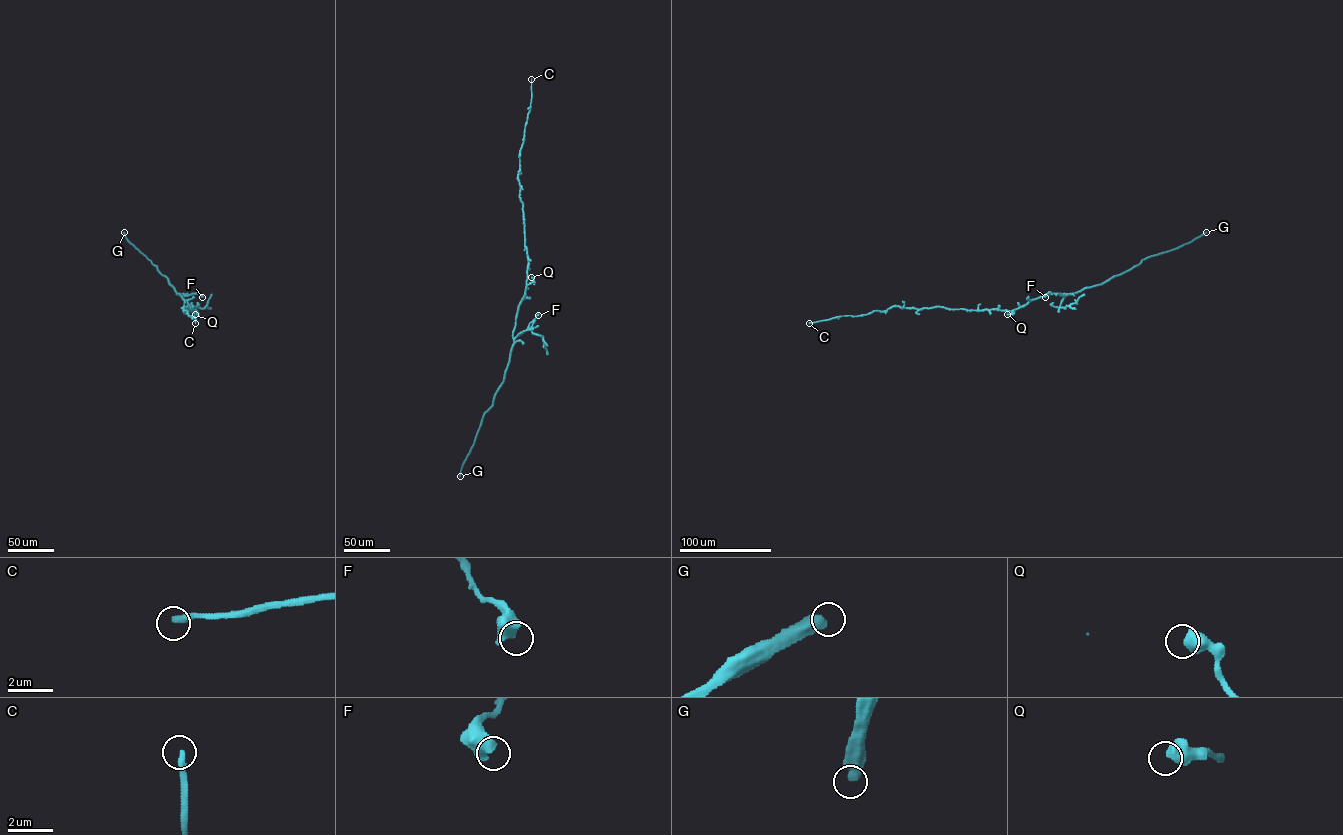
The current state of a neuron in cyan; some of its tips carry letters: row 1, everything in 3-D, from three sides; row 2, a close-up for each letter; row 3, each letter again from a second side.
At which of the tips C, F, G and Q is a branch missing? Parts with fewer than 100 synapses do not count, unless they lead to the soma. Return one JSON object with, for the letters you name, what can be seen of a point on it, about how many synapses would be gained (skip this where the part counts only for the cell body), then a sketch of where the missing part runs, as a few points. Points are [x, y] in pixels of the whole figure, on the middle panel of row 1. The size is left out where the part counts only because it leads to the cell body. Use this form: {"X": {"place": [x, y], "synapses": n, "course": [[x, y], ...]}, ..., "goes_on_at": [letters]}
{"C": {"place": [531, 79], "synapses": 200}, "goes_on_at": ["C"]}

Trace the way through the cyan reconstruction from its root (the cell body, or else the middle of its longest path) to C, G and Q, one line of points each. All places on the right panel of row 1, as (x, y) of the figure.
C: (1021, 306), (1011, 310), (893, 306), (883, 311), (809, 323)
G: (1021, 306), (1042, 296), (1073, 294), (1103, 283), (1143, 259), (1175, 249), (1206, 232)
Q: (1021, 306), (1007, 314)

